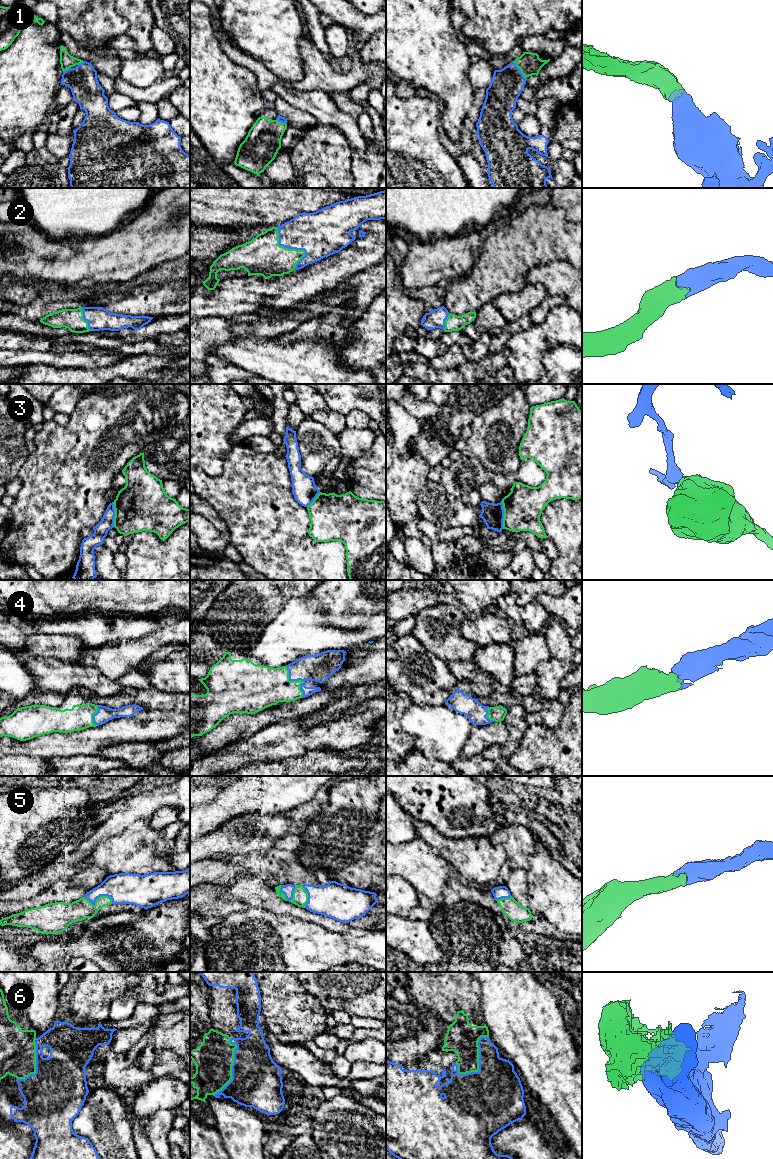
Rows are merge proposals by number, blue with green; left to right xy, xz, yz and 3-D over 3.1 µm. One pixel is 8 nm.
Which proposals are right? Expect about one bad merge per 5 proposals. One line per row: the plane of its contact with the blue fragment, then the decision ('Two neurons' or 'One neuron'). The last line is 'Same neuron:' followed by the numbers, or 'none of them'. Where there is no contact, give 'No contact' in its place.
1: Touches blue in yz. One neuron
2: Touches blue in xz. One neuron
3: Touches blue in yz. Two neurons
4: Touches blue in xz. One neuron
5: Touches blue in xy. One neuron
6: Touches blue in yz. Two neurons
Same neuron: 1, 2, 4, 5

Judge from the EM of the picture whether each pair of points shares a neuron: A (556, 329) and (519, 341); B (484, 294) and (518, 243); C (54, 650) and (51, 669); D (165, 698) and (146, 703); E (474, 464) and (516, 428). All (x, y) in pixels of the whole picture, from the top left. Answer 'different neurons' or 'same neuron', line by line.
A: same neuron
B: same neuron
C: different neurons
D: same neuron
E: different neurons

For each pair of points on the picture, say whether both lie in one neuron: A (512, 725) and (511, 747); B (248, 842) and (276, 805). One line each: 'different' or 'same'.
A: same
B: different

